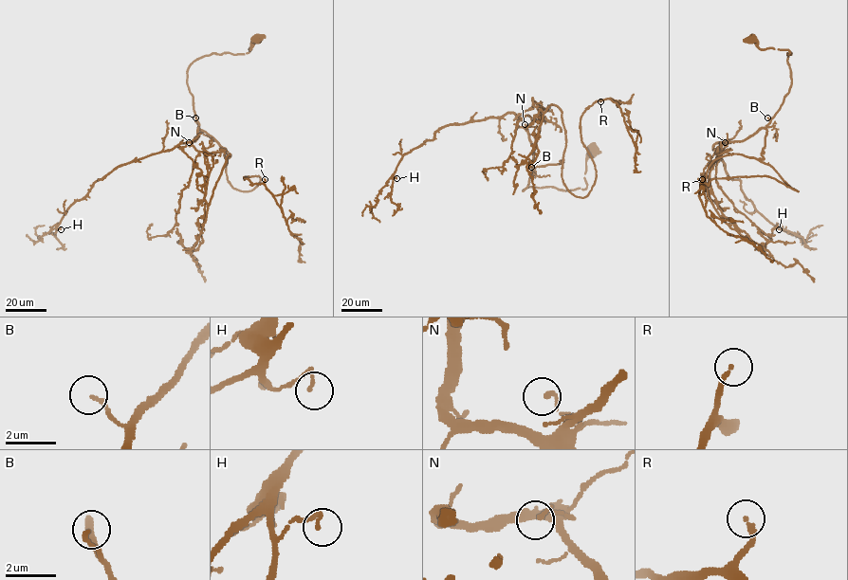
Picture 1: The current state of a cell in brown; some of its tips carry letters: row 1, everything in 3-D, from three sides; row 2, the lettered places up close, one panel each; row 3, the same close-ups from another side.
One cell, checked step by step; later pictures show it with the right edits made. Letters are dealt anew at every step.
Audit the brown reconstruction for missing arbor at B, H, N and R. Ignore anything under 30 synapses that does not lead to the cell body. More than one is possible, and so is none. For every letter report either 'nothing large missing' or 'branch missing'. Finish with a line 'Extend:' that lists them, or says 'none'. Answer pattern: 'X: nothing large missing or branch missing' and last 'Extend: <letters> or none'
B: nothing large missing
H: nothing large missing
N: nothing large missing
R: branch missing
Extend: R

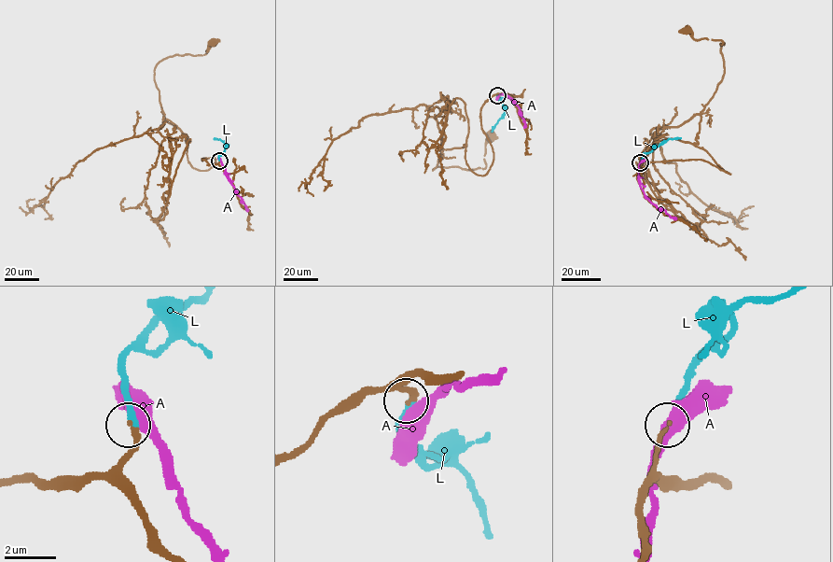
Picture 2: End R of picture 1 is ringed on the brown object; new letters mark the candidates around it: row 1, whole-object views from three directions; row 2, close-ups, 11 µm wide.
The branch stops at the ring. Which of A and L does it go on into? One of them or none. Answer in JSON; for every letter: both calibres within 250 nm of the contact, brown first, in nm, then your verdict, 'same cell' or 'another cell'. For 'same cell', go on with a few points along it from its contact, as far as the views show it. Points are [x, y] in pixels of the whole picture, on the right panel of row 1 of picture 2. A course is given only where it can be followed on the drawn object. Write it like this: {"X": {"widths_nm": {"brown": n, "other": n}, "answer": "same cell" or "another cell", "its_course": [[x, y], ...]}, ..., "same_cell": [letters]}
{"A": {"widths_nm": {"brown": 220, "other": 480}, "answer": "another cell"}, "L": {"widths_nm": {"brown": 220, "other": 240}, "answer": "same cell", "its_course": [[640, 162], [645, 153], [669, 138], [681, 137]]}, "same_cell": ["L"]}

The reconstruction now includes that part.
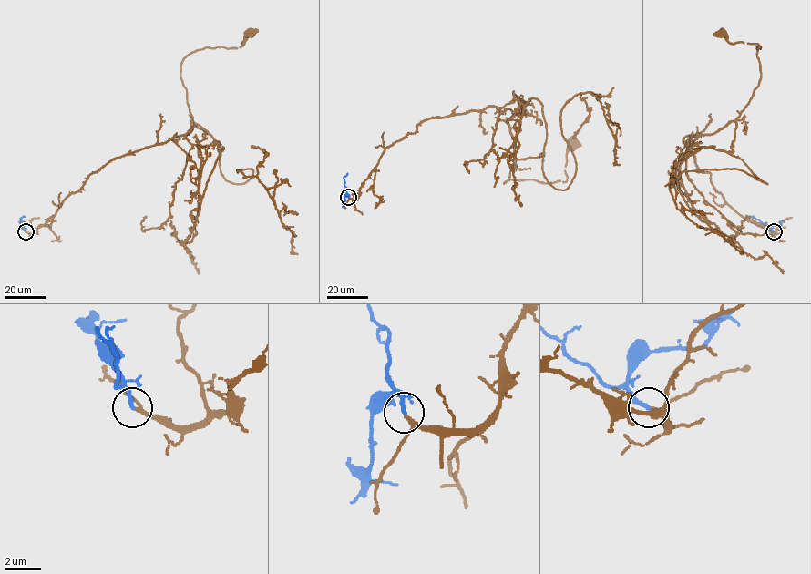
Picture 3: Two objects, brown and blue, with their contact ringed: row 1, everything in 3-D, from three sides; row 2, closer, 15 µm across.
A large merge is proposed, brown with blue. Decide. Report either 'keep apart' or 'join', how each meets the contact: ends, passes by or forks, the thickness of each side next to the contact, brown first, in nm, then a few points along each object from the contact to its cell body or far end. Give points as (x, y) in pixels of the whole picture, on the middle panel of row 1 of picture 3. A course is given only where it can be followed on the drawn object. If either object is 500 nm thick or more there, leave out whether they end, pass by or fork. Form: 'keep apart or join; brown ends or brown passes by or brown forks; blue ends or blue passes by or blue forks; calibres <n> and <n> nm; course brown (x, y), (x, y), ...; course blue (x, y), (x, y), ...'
join; brown passes by; blue ends; calibres 160 and 240 nm; course brown (348, 197), (358, 197), (386, 148), (425, 119), (494, 106), (514, 142), (503, 183), (565, 181), (572, 144); course blue (348, 197), (343, 178), (347, 173)

